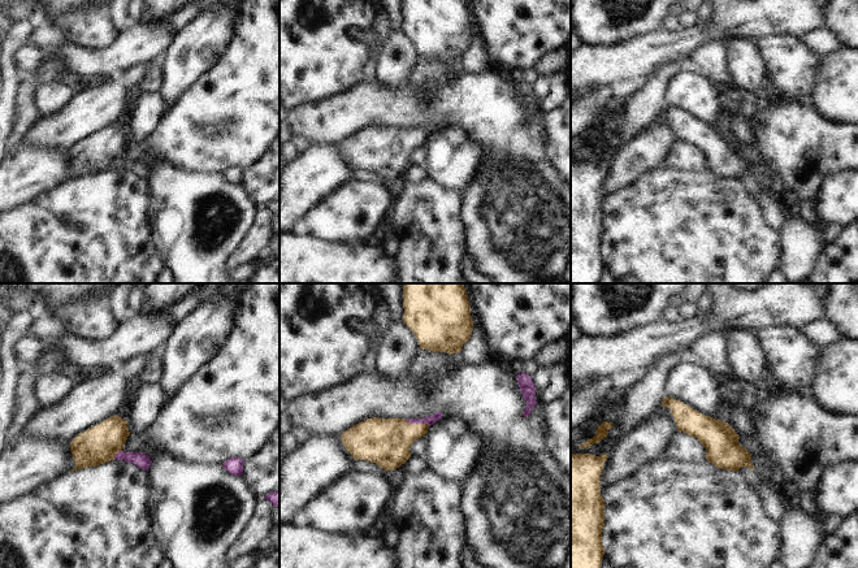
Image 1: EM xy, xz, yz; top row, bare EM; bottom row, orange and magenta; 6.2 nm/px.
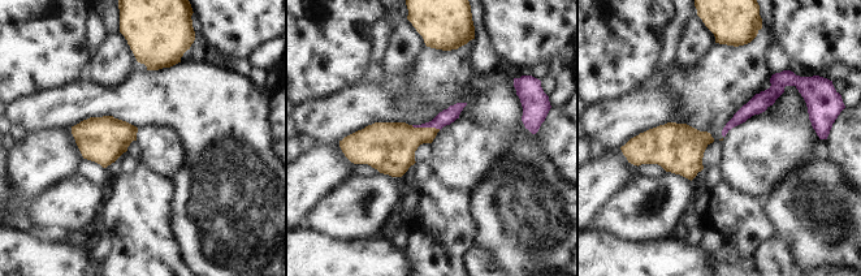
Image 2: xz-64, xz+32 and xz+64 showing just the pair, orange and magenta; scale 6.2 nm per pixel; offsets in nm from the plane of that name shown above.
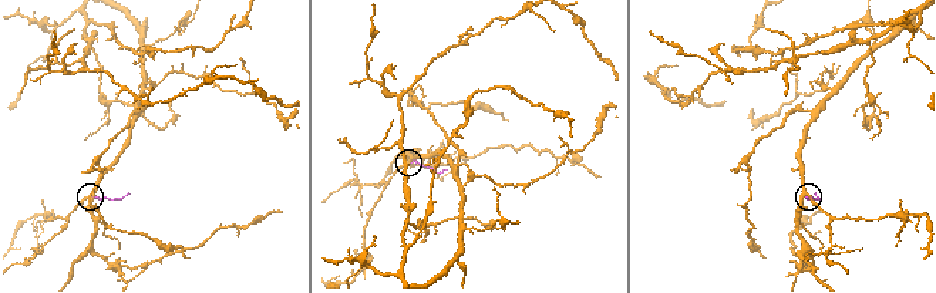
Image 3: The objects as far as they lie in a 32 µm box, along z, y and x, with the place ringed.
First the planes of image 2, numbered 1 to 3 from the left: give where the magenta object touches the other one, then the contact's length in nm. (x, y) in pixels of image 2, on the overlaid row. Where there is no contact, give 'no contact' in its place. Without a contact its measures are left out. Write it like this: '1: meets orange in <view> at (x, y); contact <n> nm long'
1: no contact
2: meets orange in xz+32 at (425, 128); contact 190 nm long
3: no contact

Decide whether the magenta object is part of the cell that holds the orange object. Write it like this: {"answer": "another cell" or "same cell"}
{"answer": "same cell"}

